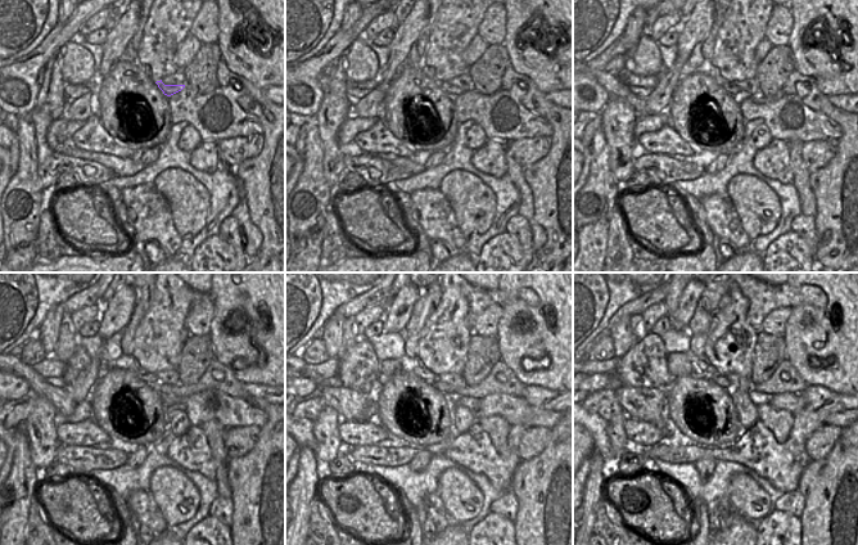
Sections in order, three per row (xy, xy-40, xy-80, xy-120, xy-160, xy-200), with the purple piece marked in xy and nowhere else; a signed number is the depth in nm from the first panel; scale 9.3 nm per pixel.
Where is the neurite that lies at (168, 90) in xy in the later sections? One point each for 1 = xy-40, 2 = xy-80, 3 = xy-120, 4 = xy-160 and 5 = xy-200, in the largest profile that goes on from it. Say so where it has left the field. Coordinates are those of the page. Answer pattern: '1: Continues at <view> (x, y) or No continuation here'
1: Continues at xy-40 (451, 90)
2: Continues at xy-80 (707, 68)
3: Continues at xy-120 (127, 363)
4: Continues at xy-160 (409, 364)
5: Continues at xy-200 (707, 368)

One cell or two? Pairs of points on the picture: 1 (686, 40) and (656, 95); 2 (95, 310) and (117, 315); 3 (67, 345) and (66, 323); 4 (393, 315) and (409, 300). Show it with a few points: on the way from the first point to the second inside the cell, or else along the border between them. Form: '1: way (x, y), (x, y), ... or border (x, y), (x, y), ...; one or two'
1: way (682, 54), (668, 81); one
2: border (102, 303), (99, 315); two
3: way (67, 339), (66, 328); one
4: way (396, 311), (405, 301); one

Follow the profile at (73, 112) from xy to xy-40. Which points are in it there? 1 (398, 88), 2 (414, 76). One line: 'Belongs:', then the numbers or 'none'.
Belongs: none

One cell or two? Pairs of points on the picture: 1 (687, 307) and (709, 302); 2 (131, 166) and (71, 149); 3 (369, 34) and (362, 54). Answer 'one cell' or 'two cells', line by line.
1: two cells
2: one cell
3: two cells

